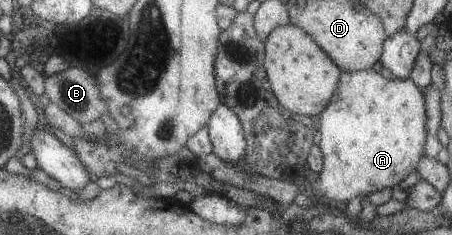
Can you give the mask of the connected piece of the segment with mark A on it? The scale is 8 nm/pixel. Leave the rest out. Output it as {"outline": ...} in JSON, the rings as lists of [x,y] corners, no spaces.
{"outline":[[[372,69],[343,72],[339,76],[335,94],[319,114],[315,144],[322,155],[322,170],[314,182],[304,179],[295,184],[298,189],[296,194],[322,196],[333,205],[337,202],[349,202],[357,197],[364,198],[381,189],[393,188],[416,170],[416,164],[425,155],[426,120],[424,94],[410,77],[388,80]]]}

